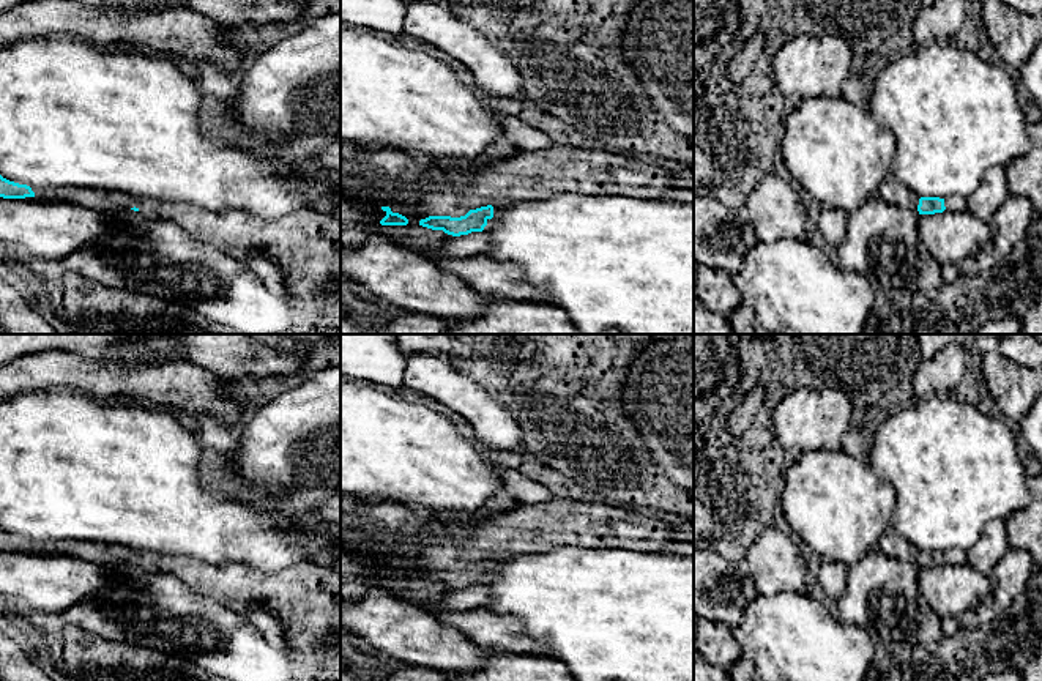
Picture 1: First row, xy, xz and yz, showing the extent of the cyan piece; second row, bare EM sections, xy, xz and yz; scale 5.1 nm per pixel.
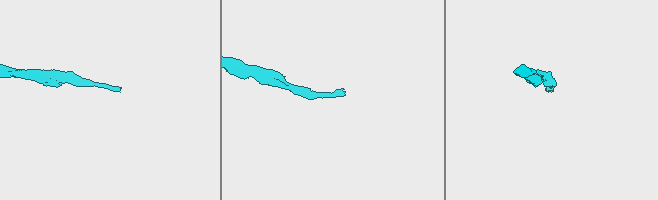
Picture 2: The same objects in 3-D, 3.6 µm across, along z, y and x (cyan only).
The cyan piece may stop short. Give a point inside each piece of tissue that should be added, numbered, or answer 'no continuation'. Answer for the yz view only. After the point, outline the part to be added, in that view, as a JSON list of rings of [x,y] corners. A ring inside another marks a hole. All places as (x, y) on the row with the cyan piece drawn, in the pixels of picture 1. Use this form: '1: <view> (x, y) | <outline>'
1: yz (891, 191) | [[[891,175],[886,177],[876,188],[876,195],[891,205],[908,207],[917,210],[919,195],[910,191],[905,184],[894,180]]]

